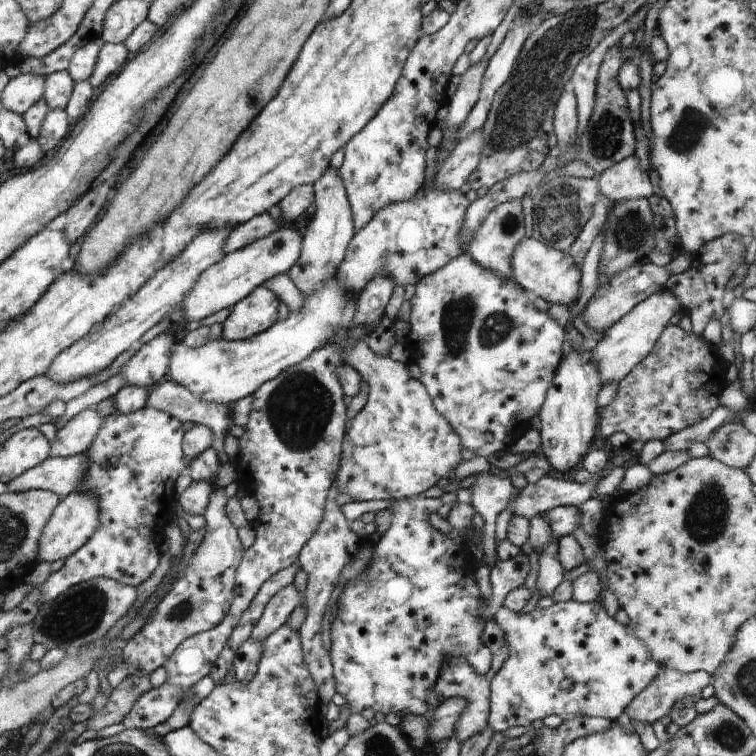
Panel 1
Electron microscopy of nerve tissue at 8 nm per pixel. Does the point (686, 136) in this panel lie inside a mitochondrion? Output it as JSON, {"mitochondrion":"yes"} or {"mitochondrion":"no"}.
{"mitochondrion":"yes"}

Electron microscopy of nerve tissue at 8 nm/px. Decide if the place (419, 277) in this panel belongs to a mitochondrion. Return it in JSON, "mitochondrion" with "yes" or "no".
{"mitochondrion":"no"}

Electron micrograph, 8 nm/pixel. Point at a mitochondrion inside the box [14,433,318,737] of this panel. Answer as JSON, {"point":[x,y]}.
{"point":[78,613]}

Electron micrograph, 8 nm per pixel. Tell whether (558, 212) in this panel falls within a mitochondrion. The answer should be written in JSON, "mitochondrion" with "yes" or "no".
{"mitochondrion":"yes"}

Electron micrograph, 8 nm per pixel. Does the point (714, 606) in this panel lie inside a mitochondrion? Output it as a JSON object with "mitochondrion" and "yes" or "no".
{"mitochondrion":"no"}

